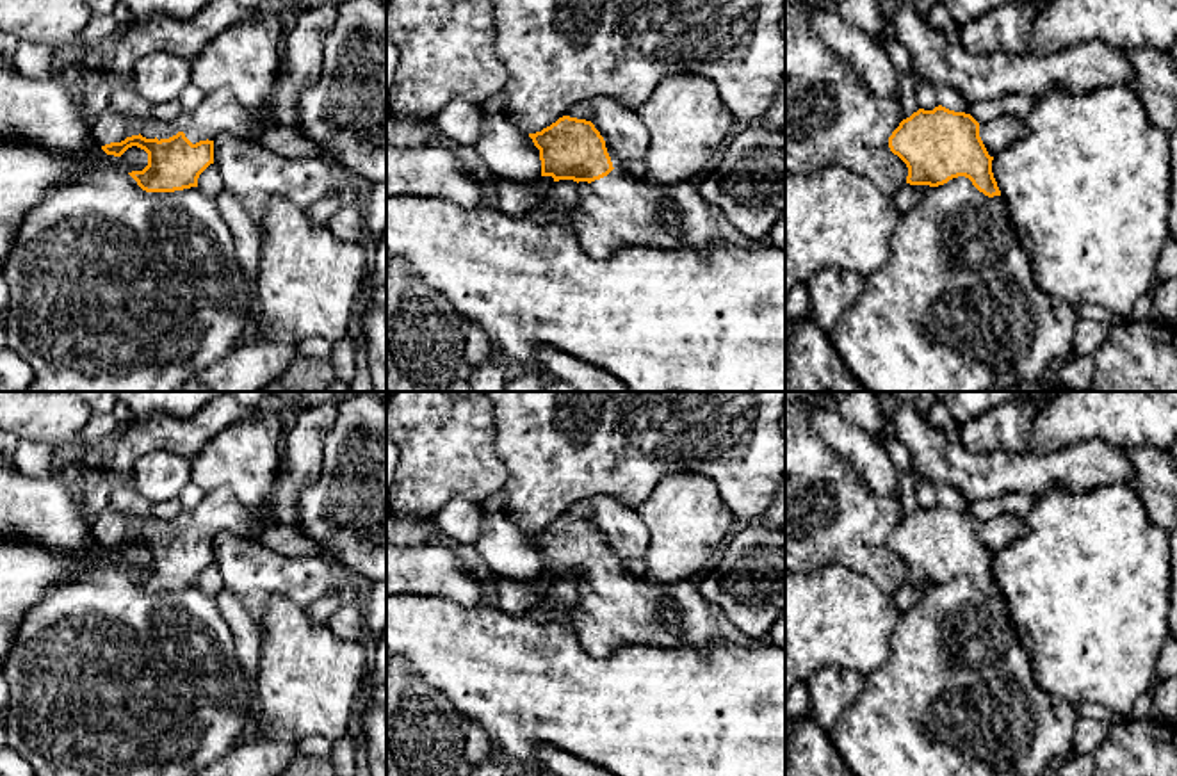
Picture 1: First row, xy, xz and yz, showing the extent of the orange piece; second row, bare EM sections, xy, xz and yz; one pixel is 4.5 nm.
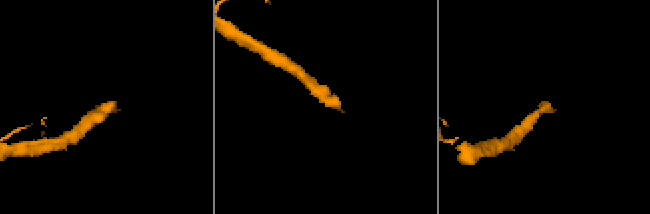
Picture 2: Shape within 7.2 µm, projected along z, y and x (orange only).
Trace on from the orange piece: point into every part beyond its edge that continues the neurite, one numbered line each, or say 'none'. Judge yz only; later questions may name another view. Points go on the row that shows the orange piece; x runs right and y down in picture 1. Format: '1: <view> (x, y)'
1: yz (998, 134)

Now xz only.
1: xz (615, 212)

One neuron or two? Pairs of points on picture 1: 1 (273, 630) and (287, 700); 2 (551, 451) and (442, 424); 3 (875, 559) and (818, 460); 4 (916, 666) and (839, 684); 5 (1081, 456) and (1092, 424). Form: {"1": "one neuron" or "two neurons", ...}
{"1": "one neuron", "2": "two neurons", "3": "one neuron", "4": "two neurons", "5": "two neurons"}

